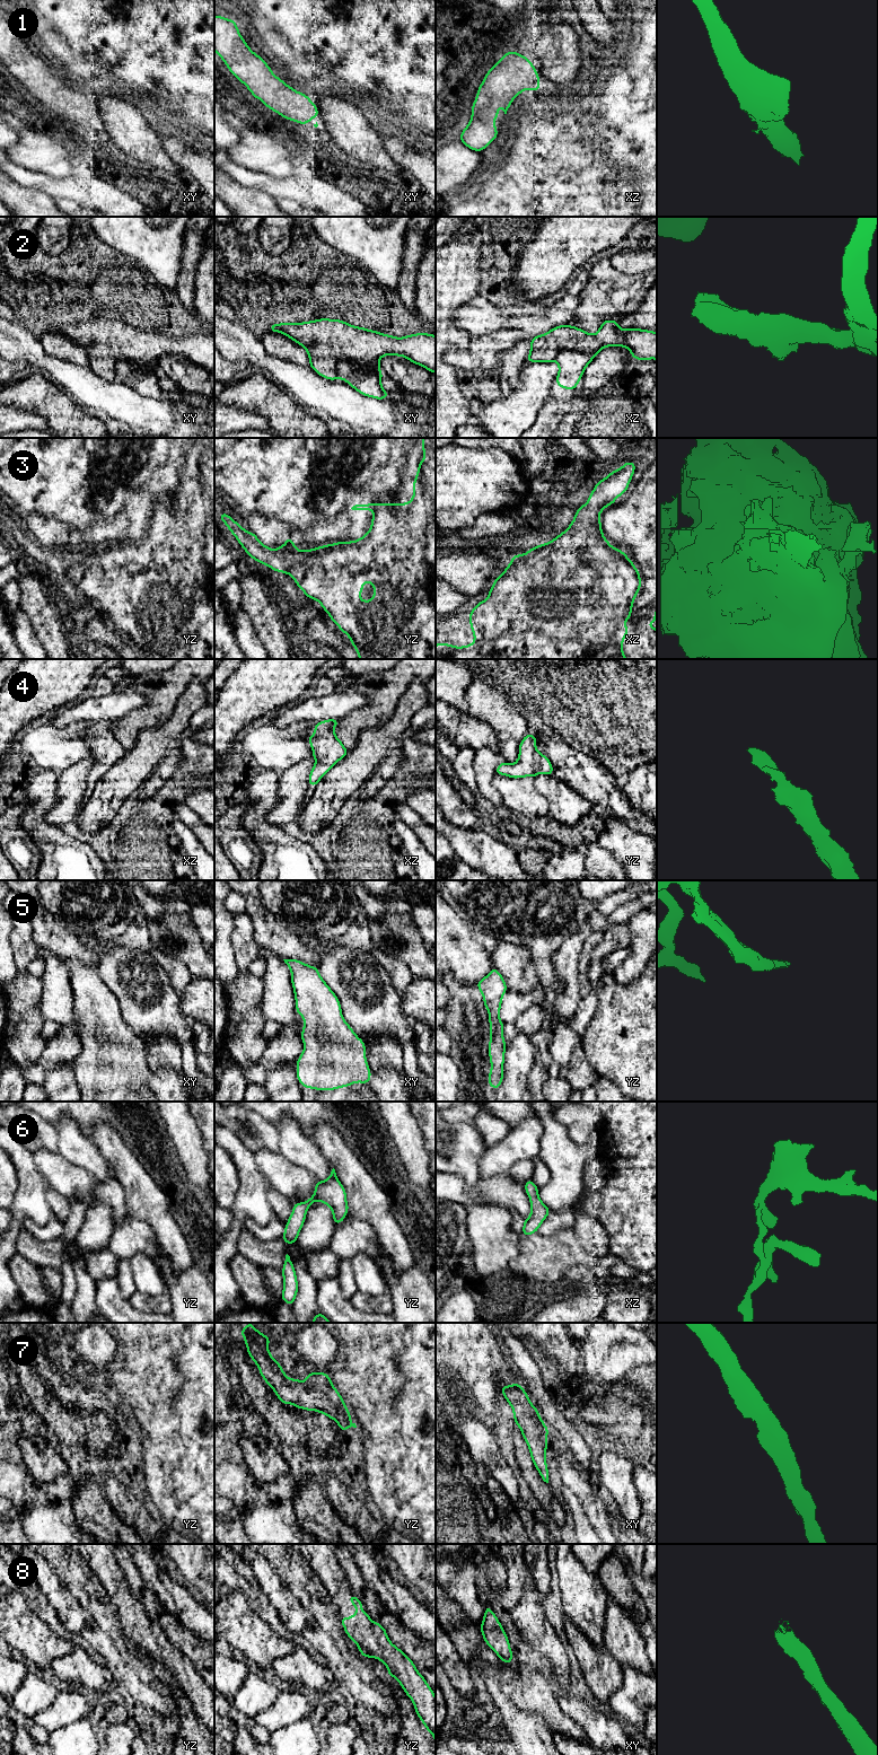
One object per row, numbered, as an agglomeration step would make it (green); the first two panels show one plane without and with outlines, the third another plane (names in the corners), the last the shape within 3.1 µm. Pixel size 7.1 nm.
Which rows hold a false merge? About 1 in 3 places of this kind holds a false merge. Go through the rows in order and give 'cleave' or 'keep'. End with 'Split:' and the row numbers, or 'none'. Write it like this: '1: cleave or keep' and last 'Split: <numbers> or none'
1: keep
2: cleave
3: keep
4: keep
5: keep
6: keep
7: keep
8: keep
Split: 2

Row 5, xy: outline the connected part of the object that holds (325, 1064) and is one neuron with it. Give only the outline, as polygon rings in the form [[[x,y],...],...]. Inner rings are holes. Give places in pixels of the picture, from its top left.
[[[283,959],[291,971],[296,1011],[304,1018],[301,1039],[305,1048],[297,1060],[297,1078],[304,1088],[334,1090],[354,1082],[368,1083],[371,1072],[366,1059],[366,1045],[343,1019],[335,993],[319,975],[318,968],[298,959]]]

